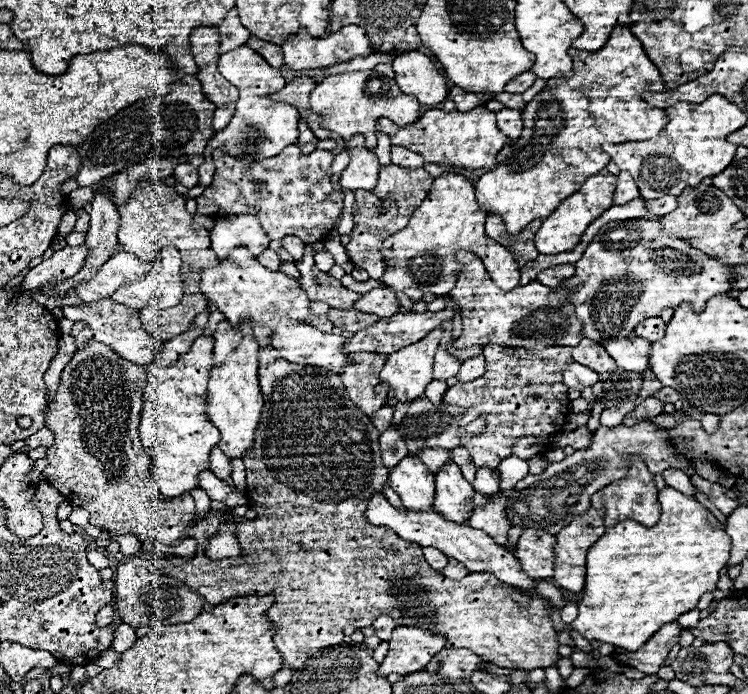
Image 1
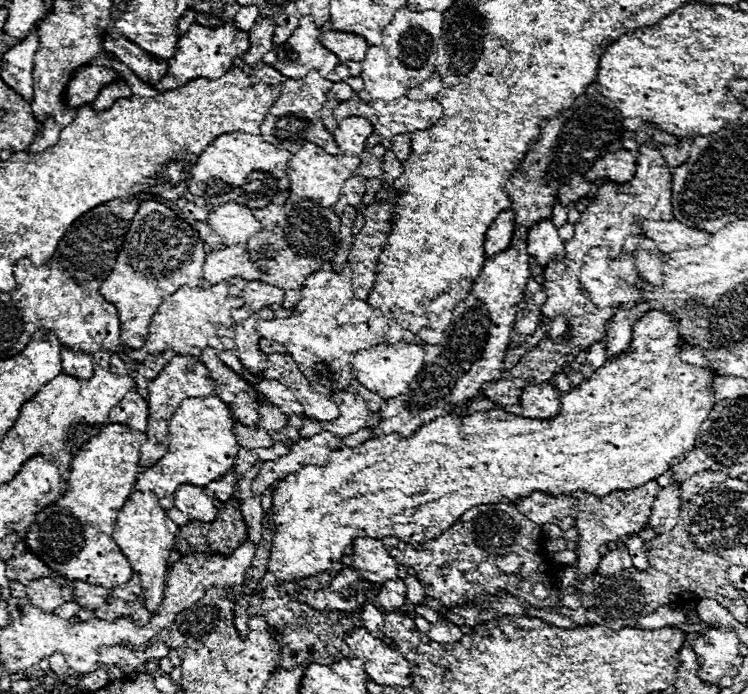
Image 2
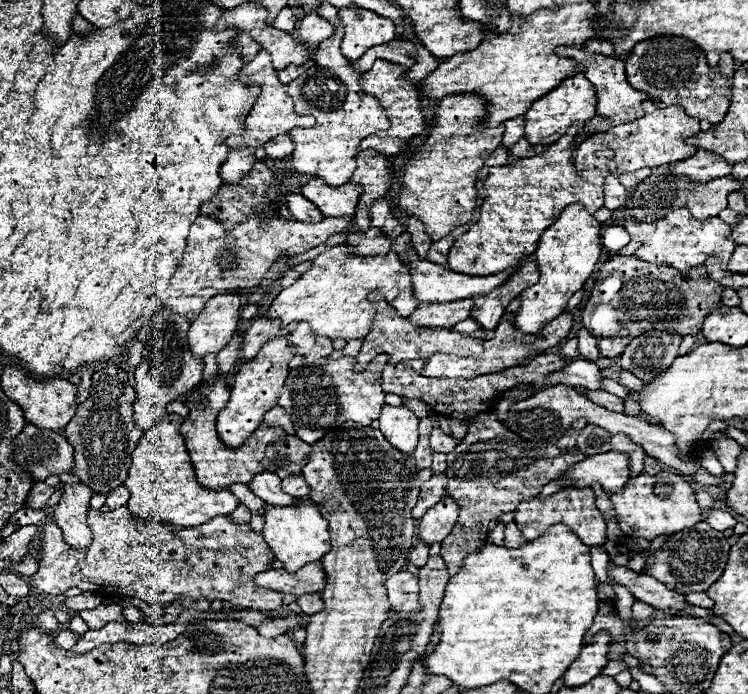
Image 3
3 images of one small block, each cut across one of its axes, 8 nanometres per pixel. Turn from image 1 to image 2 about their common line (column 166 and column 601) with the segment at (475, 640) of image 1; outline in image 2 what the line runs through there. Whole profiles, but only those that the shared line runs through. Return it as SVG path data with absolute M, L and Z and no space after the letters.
M616 548L616 550L610 550L608 554L602 556L600 560L600 566L598 566L598 574L606 576L606 574L614 574L622 568L630 568L632 566L632 560L630 560L630 554L626 552L626 548Z

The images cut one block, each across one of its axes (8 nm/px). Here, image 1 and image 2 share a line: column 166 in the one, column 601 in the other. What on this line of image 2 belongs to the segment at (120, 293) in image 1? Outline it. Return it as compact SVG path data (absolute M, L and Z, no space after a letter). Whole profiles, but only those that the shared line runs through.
M594 248L586 254L584 266L580 272L580 282L586 288L588 298L598 308L640 304L644 300L642 292L638 288L628 286L622 280L614 278L608 262L610 262L610 250L608 248Z

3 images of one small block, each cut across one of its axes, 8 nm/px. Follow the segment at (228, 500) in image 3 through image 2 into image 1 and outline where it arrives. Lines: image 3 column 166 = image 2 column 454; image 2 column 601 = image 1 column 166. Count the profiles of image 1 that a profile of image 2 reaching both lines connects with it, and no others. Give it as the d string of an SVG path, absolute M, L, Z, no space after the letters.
M198 336L190 352L168 368L148 366L140 440L152 458L150 472L164 496L174 498L198 488L198 474L208 470L210 450L220 442L218 428L206 414L206 382L212 370L214 338Z

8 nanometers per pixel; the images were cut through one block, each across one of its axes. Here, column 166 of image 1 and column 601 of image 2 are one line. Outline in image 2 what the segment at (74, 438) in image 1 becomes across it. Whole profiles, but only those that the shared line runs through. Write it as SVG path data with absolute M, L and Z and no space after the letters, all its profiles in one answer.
M650 480L644 486L638 486L634 490L620 490L602 498L596 498L594 494L588 494L588 492L570 492L570 494L560 494L560 496L546 496L542 492L534 492L526 500L516 502L516 506L526 518L530 518L536 524L558 524L558 520L566 516L576 516L574 526L580 530L580 540L576 548L578 560L574 562L574 566L578 570L578 578L584 580L596 572L598 562L600 562L598 548L602 544L618 540L622 536L638 534L648 524L650 508L652 508L652 500L656 492L658 492L658 484Z

